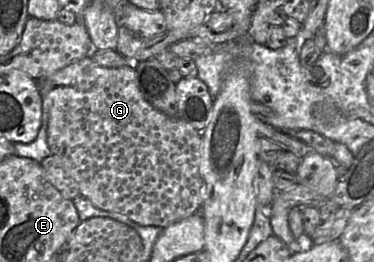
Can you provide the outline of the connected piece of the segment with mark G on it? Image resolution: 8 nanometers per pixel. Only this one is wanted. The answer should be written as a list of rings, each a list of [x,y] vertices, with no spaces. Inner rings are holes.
[[[85,57],[47,78],[34,80],[38,83],[42,100],[45,101],[45,98],[51,100],[47,133],[51,154],[61,159],[65,170],[77,182],[80,194],[90,200],[94,206],[123,214],[139,225],[160,228],[165,228],[199,212],[202,204],[202,179],[200,176],[202,132],[180,117],[163,114],[145,100],[139,88],[134,62],[119,68],[107,68],[98,65],[90,57]]]

